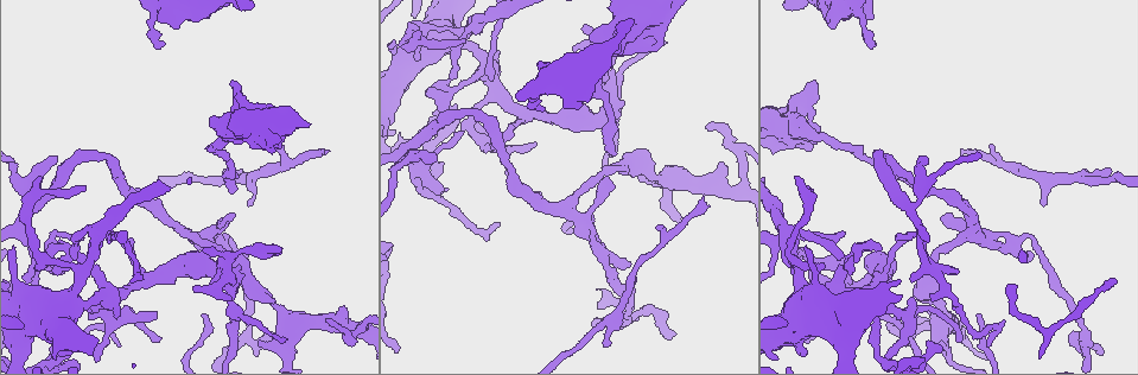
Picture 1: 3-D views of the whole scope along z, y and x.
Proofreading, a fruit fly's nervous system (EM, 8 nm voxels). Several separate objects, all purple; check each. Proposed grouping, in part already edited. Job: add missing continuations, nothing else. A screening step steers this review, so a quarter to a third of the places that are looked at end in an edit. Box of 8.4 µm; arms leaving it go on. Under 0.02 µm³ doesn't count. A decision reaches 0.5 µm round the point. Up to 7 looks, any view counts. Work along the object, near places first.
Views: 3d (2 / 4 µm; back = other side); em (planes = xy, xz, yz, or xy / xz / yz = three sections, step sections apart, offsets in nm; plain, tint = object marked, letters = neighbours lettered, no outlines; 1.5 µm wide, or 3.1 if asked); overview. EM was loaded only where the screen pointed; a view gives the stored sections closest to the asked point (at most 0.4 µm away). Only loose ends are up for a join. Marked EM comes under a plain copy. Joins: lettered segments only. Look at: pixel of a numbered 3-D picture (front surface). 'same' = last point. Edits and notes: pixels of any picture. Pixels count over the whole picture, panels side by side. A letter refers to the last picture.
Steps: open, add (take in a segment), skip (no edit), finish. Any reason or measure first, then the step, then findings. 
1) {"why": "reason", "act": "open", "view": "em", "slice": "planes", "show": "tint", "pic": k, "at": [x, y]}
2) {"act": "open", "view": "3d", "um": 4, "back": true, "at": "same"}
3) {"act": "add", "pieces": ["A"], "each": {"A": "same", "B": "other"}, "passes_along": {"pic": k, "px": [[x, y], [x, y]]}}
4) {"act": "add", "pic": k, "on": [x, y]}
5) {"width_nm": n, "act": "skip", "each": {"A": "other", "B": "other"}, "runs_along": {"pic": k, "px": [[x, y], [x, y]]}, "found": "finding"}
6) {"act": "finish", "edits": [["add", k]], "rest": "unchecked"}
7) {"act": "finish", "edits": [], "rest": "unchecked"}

{"why": "free end", "act": "open", "view": "em", "slice": "planes", "show": "letters", "pic": 1, "at": [674, 332]}

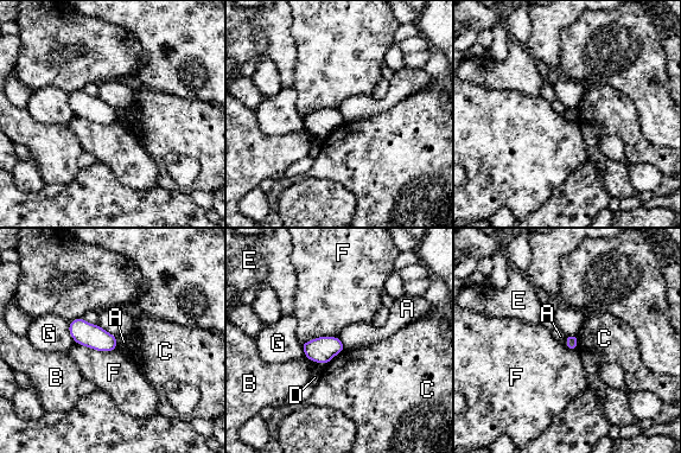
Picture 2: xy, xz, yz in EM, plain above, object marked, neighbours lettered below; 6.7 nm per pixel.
{"act": "skip", "each": {"A": "other", "B": "other", "C": "other", "D": "other", "E": "other", "F": "other", "G": "other"}, "border": {"pic": 2, "px": [[115, 338], [116, 349]]}, "found": "none of them fits"}

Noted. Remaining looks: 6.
{"act": "open", "view": "em", "slice": "planes", "show": "letters", "pic": 1, "at": [324, 151]}

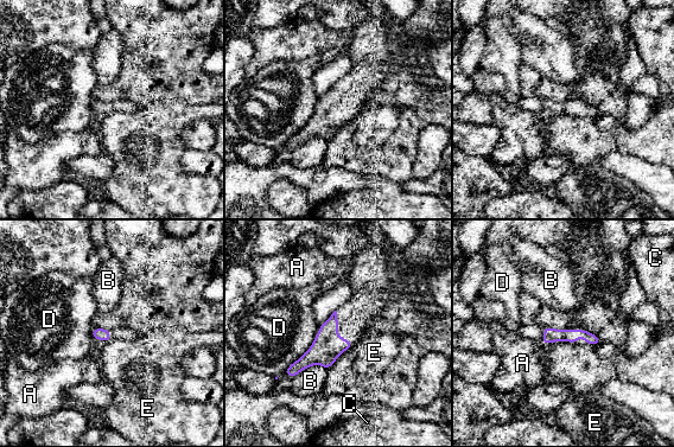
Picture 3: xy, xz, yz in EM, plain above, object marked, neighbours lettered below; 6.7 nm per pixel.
{"longest_contact_nm": ["D", 400], "act": "skip", "each": {"A": "other", "B": "other", "C": "other", "D": "other", "E": "other"}, "border": {"pic": 3, "px": [[574, 342], [551, 342], [545, 345]]}, "found": "no lettered segment goes on from it"}

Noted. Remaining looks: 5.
{"why": "thin end", "act": "open", "view": "em", "slice": "yz", "step": 8, "show": "letters", "pic": 1, "at": [543, 108]}

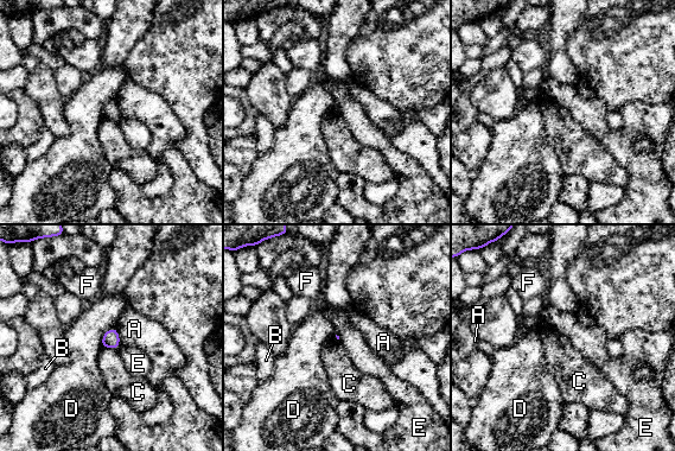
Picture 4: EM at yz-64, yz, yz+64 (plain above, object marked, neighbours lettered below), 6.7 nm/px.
{"act": "skip", "each": {"A": "other", "B": "other", "C": "other", "D": "other", "E": "other", "F": "other"}, "border": {"pic": 4, "px": [[102, 347], [116, 349]]}, "found": "no lettered segment goes on from it"}

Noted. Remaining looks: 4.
{"act": "finish", "edits": [], "rest": "unchecked"}

